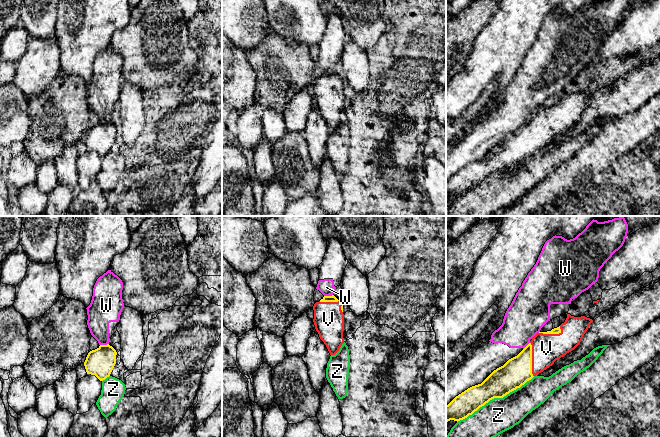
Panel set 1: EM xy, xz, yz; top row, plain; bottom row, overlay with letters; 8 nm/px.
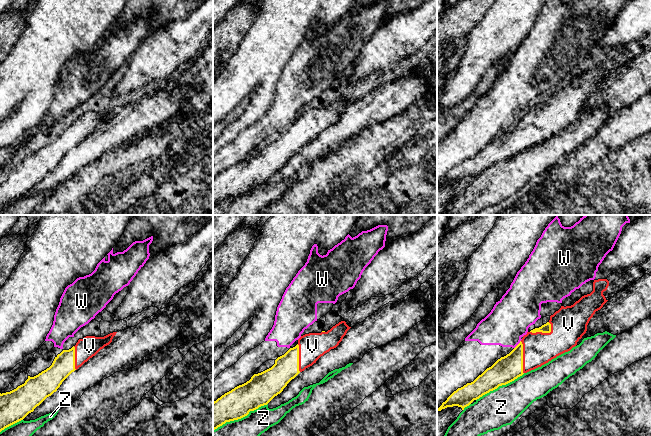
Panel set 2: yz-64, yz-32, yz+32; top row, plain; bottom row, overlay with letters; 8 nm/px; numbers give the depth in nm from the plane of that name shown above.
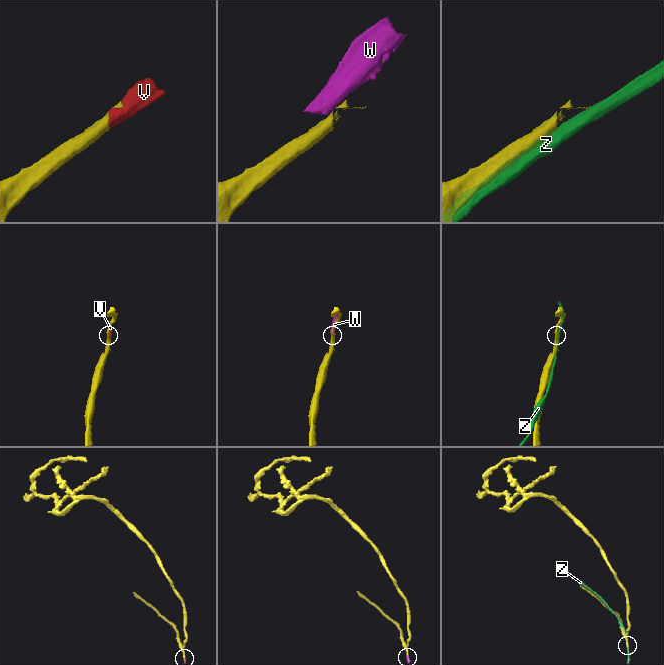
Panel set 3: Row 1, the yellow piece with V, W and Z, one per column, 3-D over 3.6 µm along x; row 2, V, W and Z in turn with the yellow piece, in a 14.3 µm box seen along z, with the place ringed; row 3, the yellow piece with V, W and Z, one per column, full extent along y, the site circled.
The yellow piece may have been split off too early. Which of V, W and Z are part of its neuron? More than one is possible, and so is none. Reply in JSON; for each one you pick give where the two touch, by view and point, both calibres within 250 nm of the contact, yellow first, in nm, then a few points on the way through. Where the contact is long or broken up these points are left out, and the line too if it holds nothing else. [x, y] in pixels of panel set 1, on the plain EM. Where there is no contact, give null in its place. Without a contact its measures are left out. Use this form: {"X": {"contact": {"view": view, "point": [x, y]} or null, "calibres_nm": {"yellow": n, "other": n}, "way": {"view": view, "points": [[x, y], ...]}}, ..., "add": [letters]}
{"V": {"contact": {"view": "yz", "point": [531, 135]}, "calibres_nm": {"yellow": 220, "other": 240}}, "add": ["V"]}

